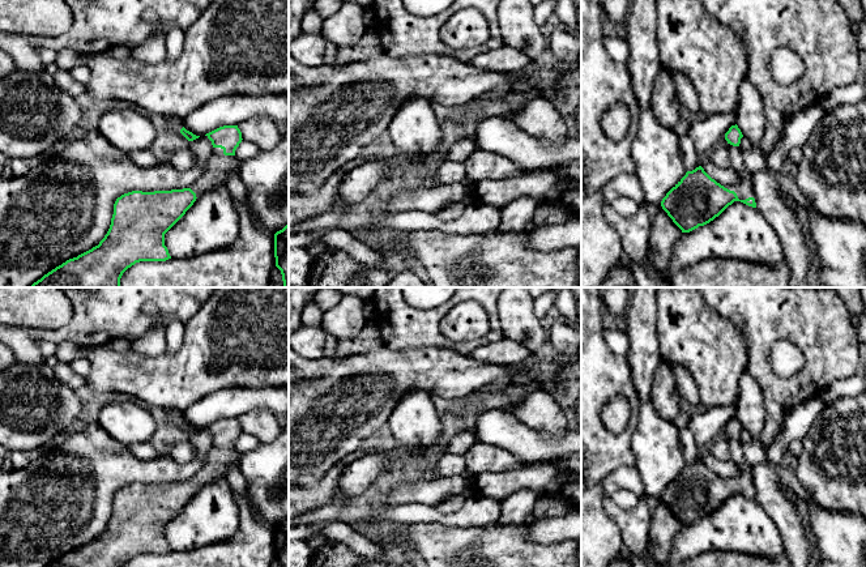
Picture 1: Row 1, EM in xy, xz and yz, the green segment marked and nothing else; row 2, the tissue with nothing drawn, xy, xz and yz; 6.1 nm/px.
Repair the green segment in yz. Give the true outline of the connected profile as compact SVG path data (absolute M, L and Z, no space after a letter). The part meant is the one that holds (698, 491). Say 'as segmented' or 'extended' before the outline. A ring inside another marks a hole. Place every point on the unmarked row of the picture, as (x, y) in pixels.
extended; M699 459L666 486L661 499L682 525L709 516L734 494L756 500L751 468L739 465L739 469L738 477L724 479Z

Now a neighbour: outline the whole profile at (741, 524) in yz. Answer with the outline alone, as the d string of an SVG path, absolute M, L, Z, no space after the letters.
M734 494L709 516L682 525L664 567L677 567L707 551L776 558L782 554L784 542L776 524L756 500Z

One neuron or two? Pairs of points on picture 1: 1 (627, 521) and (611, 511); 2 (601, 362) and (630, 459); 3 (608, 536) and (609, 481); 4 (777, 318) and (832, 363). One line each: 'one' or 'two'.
1: one
2: one
3: two
4: one

